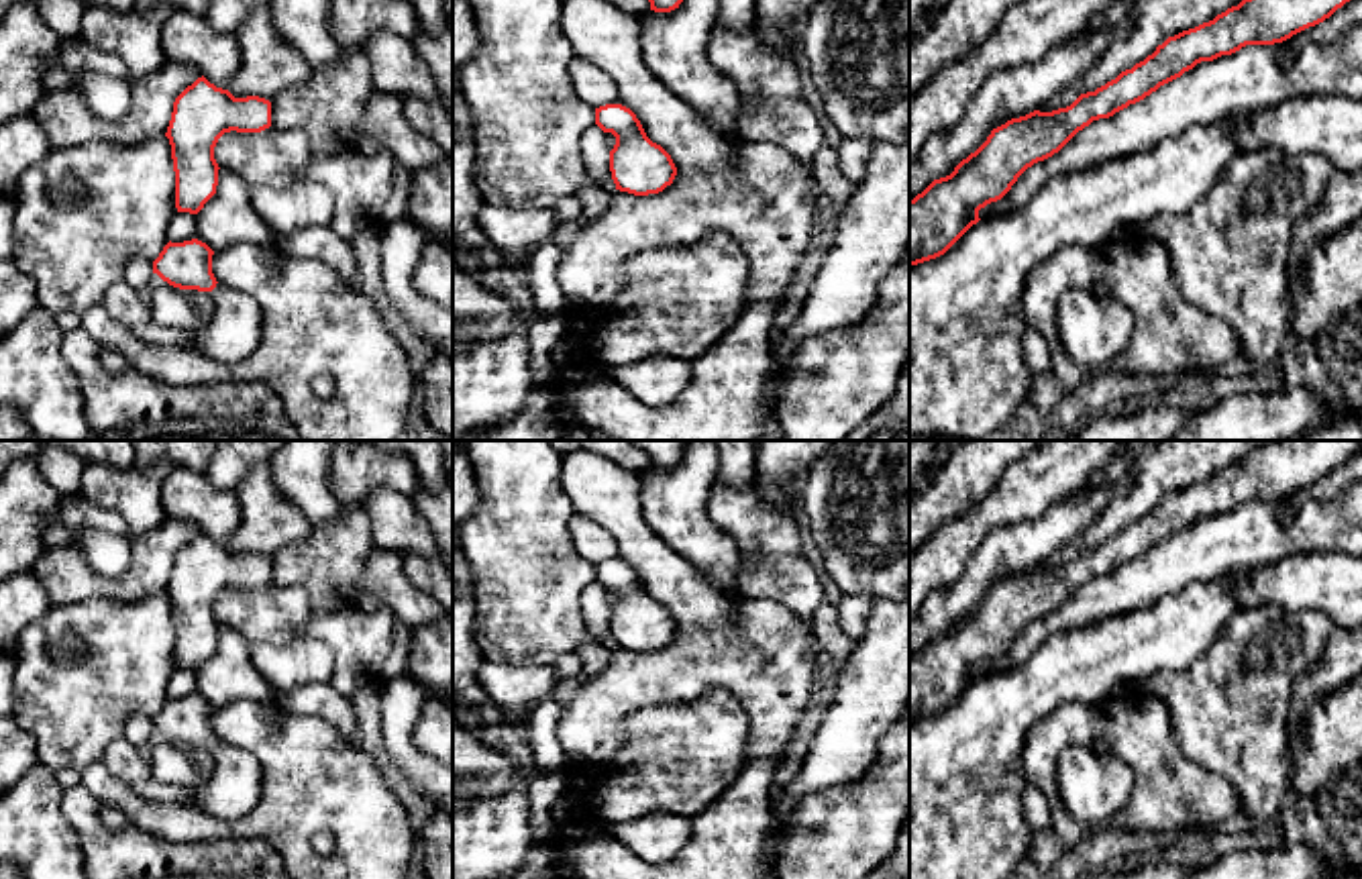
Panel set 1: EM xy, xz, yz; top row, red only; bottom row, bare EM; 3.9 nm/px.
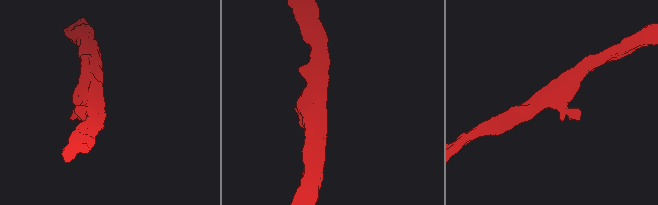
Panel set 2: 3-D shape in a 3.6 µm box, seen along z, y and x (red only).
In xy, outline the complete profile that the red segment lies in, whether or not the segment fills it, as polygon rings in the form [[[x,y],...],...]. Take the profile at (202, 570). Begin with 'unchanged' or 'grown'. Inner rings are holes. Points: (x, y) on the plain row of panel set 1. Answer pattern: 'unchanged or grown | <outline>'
unchanged | [[[204,532],[173,559],[165,593],[171,602],[177,669],[198,671],[216,651],[214,604],[224,589],[261,589],[271,583],[271,559],[259,553],[234,555]]]

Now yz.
unchanged | [[[1274,441],[1209,479],[1168,494],[1144,518],[1081,551],[1070,563],[1034,567],[993,585],[950,632],[909,657],[909,722],[944,712],[981,677],[981,665],[1001,657],[1028,624],[1058,610],[1093,577],[1144,557],[1201,518],[1246,502],[1282,500],[1323,479],[1360,449],[1362,441]]]

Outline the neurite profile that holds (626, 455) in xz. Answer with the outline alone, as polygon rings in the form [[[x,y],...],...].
[[[548,441],[551,447],[563,457],[567,453],[593,453],[606,461],[640,475],[650,467],[648,455],[630,441]]]

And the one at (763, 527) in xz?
[[[754,479],[732,487],[716,481],[708,514],[738,547],[740,555],[775,561],[801,555],[797,518],[779,496],[765,496]]]

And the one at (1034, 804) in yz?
[[[1026,785],[1024,795],[1022,795],[1022,808],[1034,832],[1046,828],[1050,820],[1050,808],[1048,808],[1048,799],[1038,787]]]

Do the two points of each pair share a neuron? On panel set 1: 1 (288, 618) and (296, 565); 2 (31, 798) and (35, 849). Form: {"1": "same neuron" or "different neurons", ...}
{"1": "different neurons", "2": "same neuron"}

